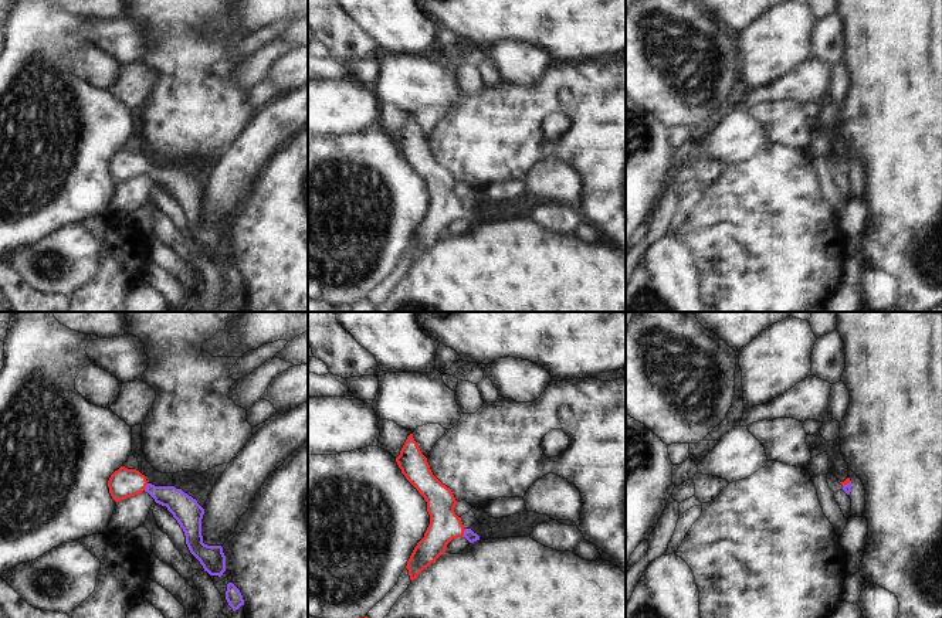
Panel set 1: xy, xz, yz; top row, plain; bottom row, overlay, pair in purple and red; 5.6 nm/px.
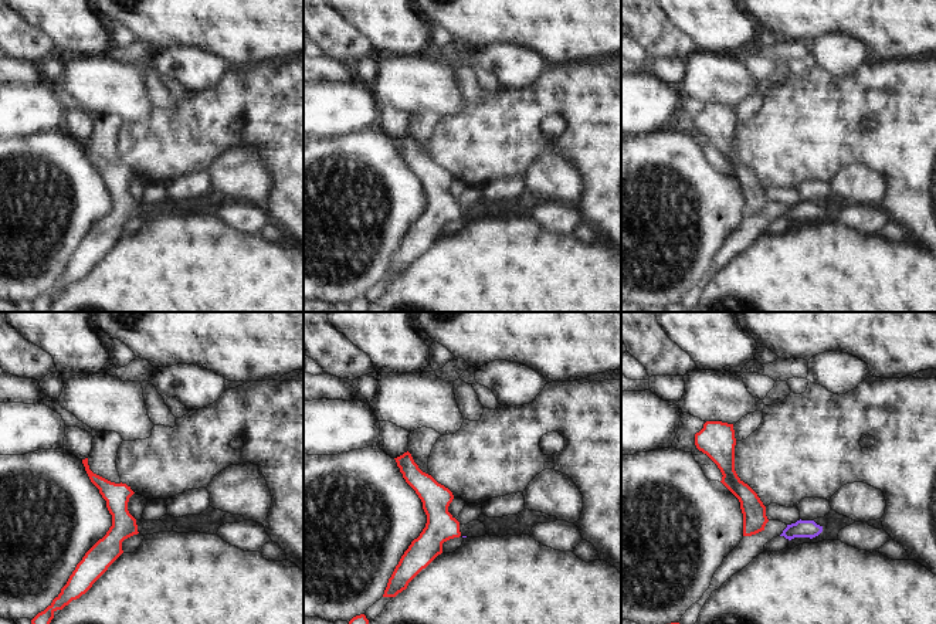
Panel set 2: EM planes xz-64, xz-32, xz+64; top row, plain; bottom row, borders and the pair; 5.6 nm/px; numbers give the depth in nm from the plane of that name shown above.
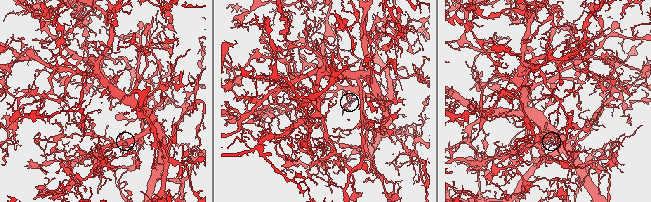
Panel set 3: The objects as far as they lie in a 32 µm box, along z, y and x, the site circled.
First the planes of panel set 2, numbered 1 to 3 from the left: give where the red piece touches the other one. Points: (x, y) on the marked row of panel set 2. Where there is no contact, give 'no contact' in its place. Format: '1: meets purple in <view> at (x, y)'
1: no contact
2: no contact
3: no contact

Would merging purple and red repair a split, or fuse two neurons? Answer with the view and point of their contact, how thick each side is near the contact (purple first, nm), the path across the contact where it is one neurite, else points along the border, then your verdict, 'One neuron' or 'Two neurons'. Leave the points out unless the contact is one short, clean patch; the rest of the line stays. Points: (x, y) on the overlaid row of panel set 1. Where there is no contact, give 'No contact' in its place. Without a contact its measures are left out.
Touches purple at xz (464, 533). Thickness 60 nm (purple) against 180 nm. Path across: xz (468, 533), (464, 533), (444, 525). One neuron.

